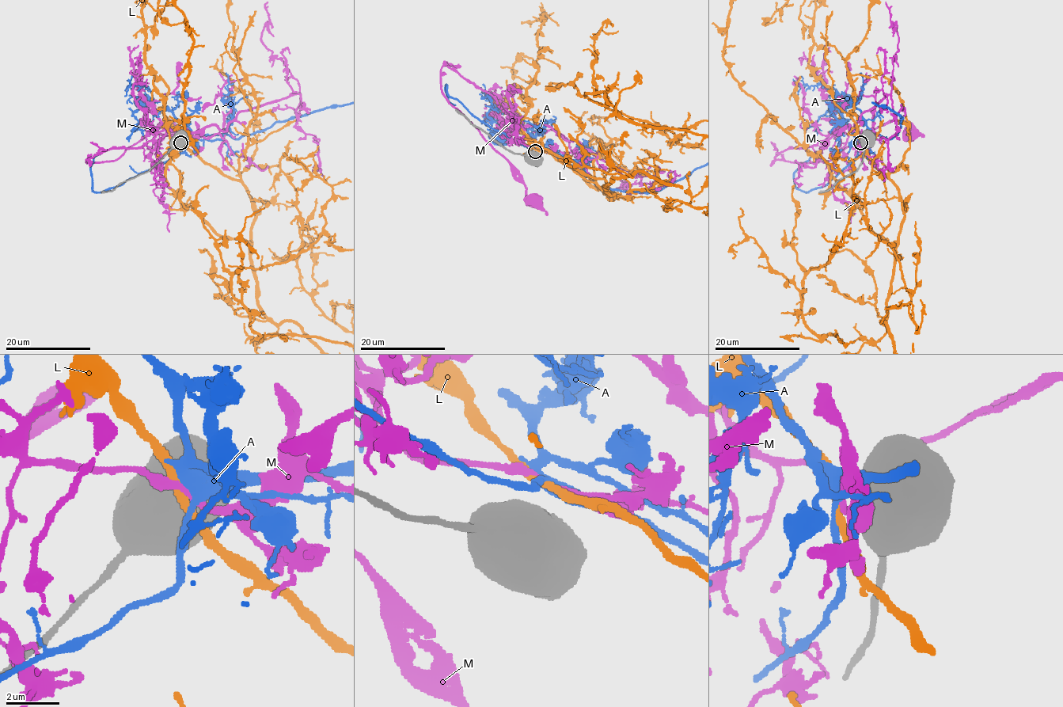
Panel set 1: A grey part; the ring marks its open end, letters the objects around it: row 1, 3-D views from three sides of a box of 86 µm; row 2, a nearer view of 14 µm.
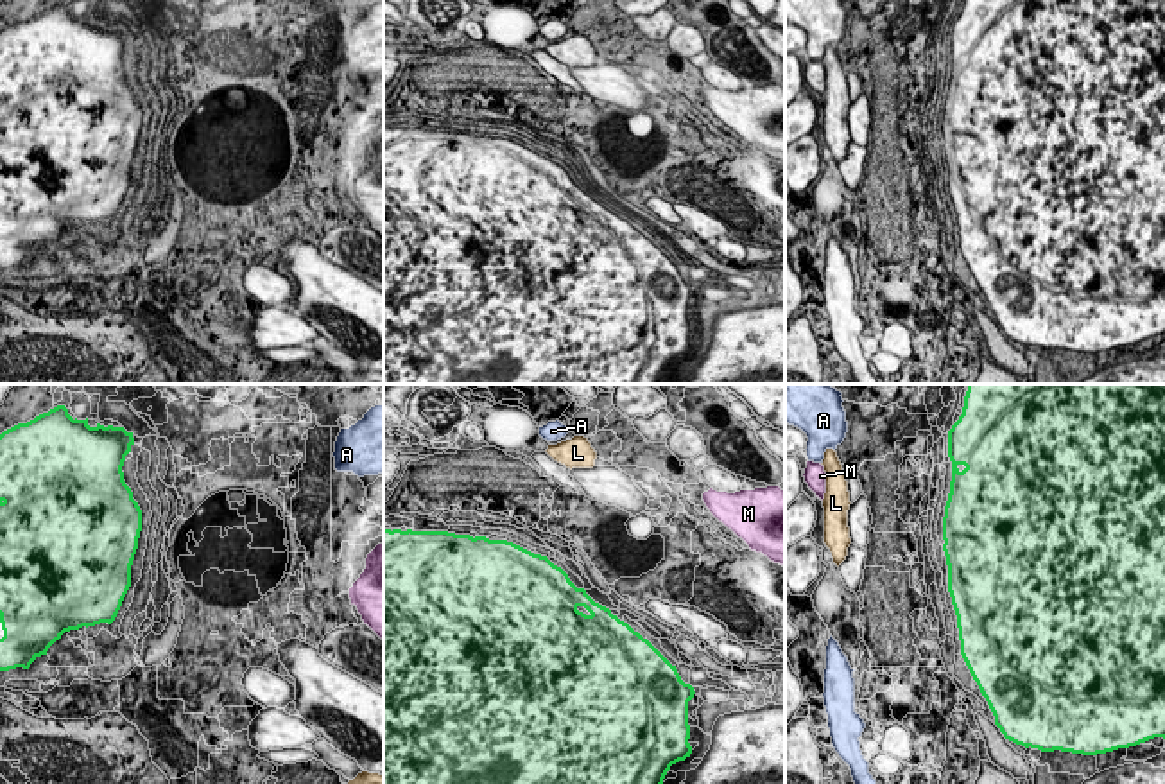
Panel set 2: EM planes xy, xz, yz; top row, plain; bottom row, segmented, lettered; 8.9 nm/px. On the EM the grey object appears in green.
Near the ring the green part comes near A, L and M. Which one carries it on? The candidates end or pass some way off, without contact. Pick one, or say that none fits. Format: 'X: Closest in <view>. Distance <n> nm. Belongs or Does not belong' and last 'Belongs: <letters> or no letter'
A: Closest in yz. Distance 900 nm. Does not belong
L: Closest in xz. Distance 800 nm. Does not belong
M: Closest in yz. Distance 1100 nm. Does not belong
Belongs: no letter

